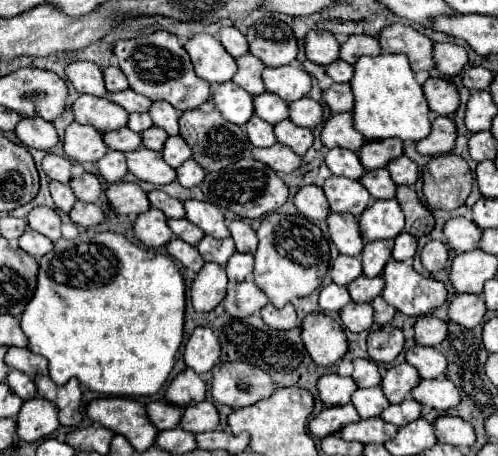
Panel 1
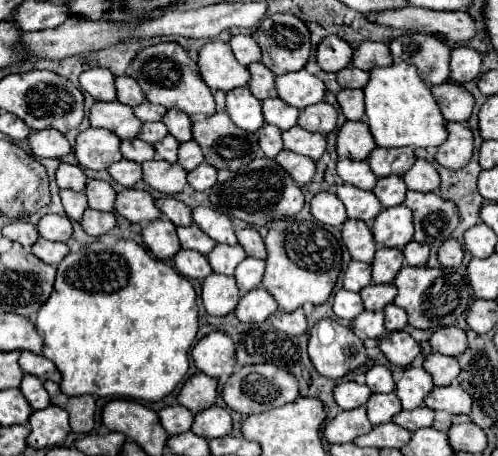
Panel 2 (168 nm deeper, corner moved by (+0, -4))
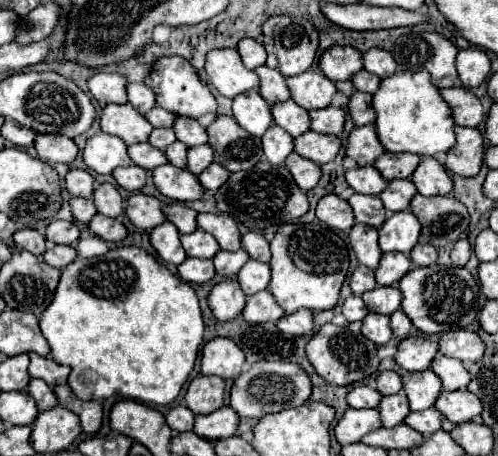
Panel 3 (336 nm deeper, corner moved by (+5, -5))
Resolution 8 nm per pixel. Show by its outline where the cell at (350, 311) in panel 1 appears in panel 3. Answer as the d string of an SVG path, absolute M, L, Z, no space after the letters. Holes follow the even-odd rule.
M368 313L362 321L362 335L366 335L376 345L384 345L386 341L390 341L392 333L390 333L390 325L388 325L388 317Z

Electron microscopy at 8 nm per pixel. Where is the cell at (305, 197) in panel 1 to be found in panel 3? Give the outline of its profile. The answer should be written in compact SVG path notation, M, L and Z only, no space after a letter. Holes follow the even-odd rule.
M324 195L316 205L316 217L334 229L350 229L354 225L354 215L350 205L338 195Z

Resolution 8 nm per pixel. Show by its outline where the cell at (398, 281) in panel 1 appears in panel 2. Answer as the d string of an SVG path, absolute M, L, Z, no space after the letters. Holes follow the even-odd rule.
M403 266L401 272L395 278L395 286L399 290L395 304L401 306L407 316L409 316L409 324L413 328L419 330L435 330L435 328L443 328L443 326L453 326L455 320L459 316L465 316L467 308L471 306L471 284L467 284L467 278L461 276L459 272L455 272L453 268L427 268L427 266Z

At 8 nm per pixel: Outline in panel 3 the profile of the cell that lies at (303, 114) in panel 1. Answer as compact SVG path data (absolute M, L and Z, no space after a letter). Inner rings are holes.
M324 107L310 111L310 129L316 133L338 135L344 129L344 111L338 107Z

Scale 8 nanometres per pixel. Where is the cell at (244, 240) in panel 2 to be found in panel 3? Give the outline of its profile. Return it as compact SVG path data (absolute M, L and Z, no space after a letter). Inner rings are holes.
M246 233L242 235L242 249L248 251L248 255L256 261L270 261L270 249L268 249L268 241L260 235L260 233Z

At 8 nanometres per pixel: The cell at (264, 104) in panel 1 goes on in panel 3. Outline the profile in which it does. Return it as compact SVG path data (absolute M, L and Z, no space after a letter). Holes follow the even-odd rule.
M288 99L284 103L274 103L272 105L272 119L276 125L286 129L292 137L306 133L308 125L310 125L308 111L302 109L300 105L296 105L292 99Z

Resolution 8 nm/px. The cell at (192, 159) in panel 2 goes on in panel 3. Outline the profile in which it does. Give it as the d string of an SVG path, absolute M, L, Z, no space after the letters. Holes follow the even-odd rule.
M200 145L200 147L190 147L188 149L188 169L198 175L202 173L202 169L206 169L212 163L212 149L208 145Z

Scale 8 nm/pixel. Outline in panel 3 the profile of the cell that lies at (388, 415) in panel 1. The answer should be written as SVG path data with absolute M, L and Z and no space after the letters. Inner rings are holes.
M426 409L426 411L410 413L410 415L404 419L404 423L426 437L428 433L434 433L432 429L436 429L436 431L440 429L440 423L442 423L440 417L442 417L442 415L438 413L438 409ZM420 429L424 429L424 431L420 431Z

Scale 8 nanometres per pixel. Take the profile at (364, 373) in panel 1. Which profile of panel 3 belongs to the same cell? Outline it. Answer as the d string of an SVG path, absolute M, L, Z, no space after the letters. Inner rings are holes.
M382 371L376 377L376 391L382 395L394 395L402 391L402 379L394 371Z

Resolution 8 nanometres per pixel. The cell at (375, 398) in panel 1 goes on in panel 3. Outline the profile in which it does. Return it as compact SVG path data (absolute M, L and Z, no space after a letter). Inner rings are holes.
M398 393L398 395L382 397L378 405L378 413L380 413L380 421L384 427L394 427L402 423L404 417L410 413L410 407L406 405L406 395Z

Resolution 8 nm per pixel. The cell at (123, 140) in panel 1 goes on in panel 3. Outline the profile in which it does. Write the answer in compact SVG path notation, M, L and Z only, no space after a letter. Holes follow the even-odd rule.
M136 143L128 147L128 157L132 159L132 163L136 163L142 169L156 169L158 165L166 163L166 155L162 151L158 151L156 147L152 147L150 143Z

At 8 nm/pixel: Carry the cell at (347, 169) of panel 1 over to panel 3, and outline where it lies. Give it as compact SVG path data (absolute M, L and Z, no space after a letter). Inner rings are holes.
M372 165L348 169L344 177L356 193L364 193L364 195L378 195L378 193L382 193L382 189L388 183L388 181L382 179L382 175Z

